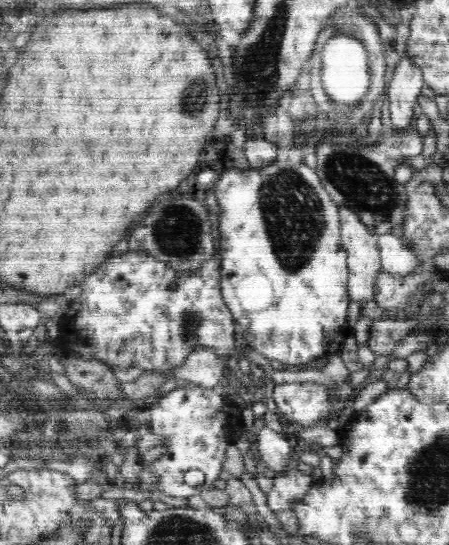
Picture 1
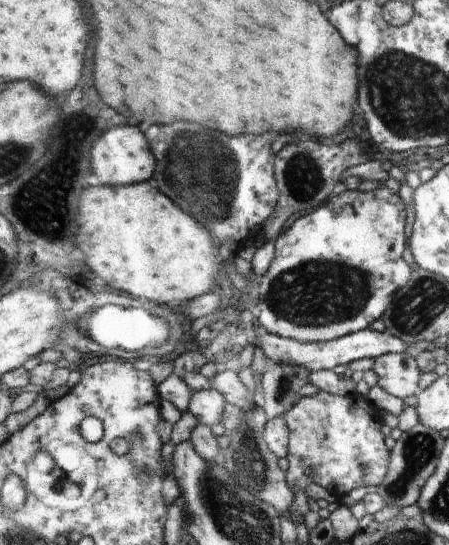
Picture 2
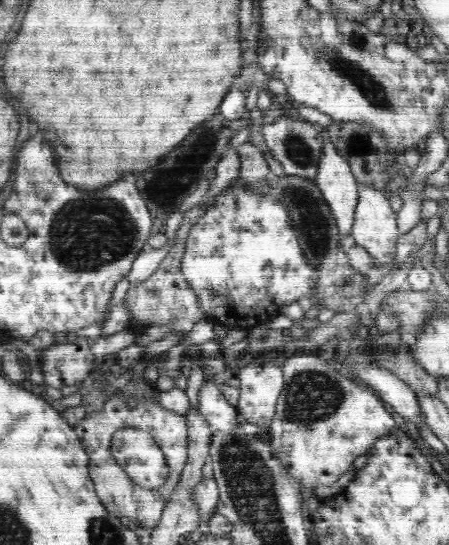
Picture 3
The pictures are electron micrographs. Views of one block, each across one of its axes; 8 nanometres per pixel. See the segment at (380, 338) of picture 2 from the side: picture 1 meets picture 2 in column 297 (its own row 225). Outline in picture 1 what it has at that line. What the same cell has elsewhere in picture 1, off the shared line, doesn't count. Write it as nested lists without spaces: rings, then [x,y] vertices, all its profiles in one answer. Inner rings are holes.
[[[338,206],[340,217],[341,245],[347,254],[347,267],[349,279],[347,282],[348,296],[358,304],[364,304],[374,298],[374,288],[380,272],[381,256],[377,243],[377,235],[372,234],[360,217],[346,206]]]

